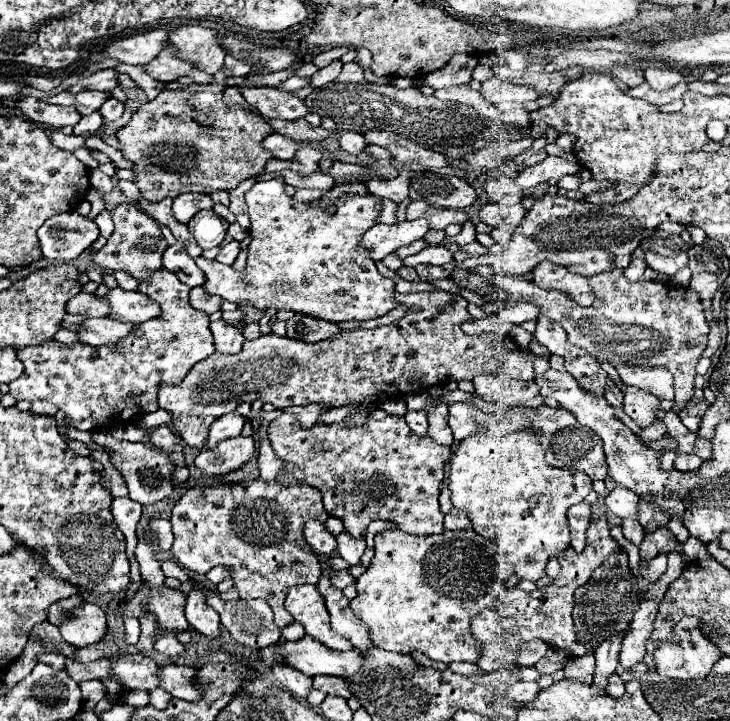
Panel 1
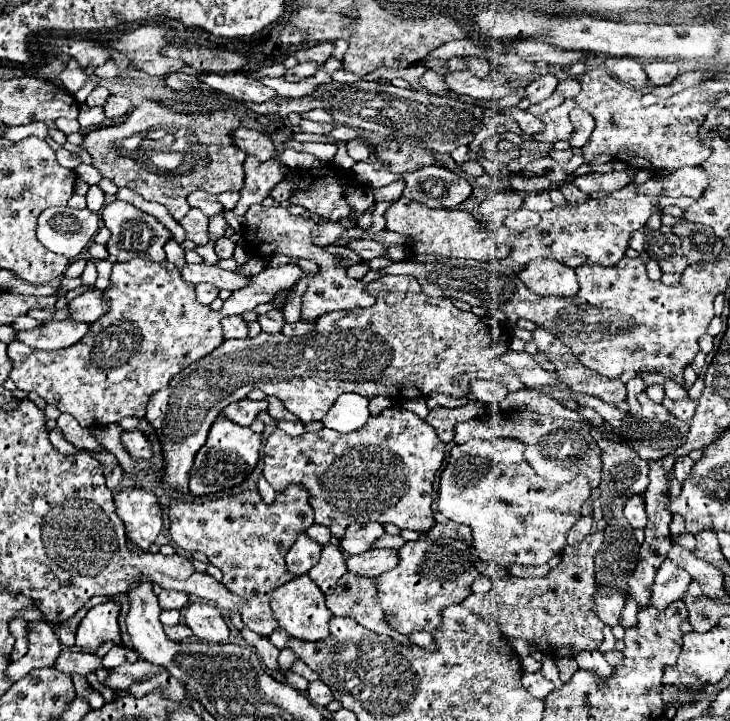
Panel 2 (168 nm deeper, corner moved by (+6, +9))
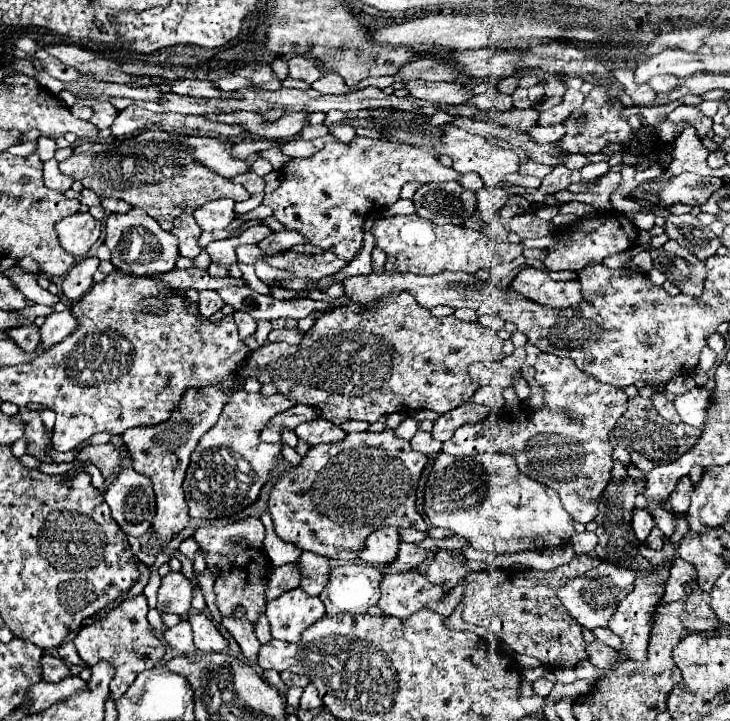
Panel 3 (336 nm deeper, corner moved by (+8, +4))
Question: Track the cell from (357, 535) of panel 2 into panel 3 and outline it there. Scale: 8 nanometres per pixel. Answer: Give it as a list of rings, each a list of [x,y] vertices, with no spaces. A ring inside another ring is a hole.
[[[384,527],[374,531],[372,535],[366,537],[364,541],[364,549],[360,551],[358,561],[364,565],[384,565],[394,561],[396,551],[400,545],[400,537],[398,537],[398,529],[396,527]]]

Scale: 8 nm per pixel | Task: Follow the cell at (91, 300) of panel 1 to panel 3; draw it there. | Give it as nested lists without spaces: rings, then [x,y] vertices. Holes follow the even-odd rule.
[[[36,323],[14,327],[14,329],[8,329],[8,337],[20,343],[20,347],[24,349],[36,349],[40,345],[40,327]]]

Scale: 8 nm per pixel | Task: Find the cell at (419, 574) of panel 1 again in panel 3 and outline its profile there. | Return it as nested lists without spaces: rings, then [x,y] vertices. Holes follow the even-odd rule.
[[[420,569],[384,577],[380,591],[382,597],[378,607],[384,611],[384,615],[398,617],[402,621],[424,609],[428,603],[442,601],[446,597],[444,585],[430,583],[426,573]]]

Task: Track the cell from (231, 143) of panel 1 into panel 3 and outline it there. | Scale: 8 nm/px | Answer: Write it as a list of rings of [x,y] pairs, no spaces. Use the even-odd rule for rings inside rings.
[[[144,129],[134,137],[126,137],[112,143],[80,143],[74,147],[70,159],[60,163],[62,173],[74,175],[76,181],[82,179],[84,187],[92,189],[100,197],[116,197],[128,201],[132,207],[146,211],[154,217],[164,231],[172,229],[174,217],[188,211],[192,213],[206,201],[218,197],[230,197],[234,201],[244,201],[250,193],[232,179],[210,171],[198,163],[190,151],[192,147],[180,143],[178,135],[166,133],[162,129]]]

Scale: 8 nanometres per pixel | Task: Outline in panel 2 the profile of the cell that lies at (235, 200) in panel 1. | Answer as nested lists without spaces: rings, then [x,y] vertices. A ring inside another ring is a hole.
[[[250,156],[244,162],[244,172],[246,184],[240,192],[240,202],[234,208],[236,216],[244,216],[252,204],[260,204],[270,194],[270,190],[284,178],[282,164],[276,158],[260,162],[258,158]]]

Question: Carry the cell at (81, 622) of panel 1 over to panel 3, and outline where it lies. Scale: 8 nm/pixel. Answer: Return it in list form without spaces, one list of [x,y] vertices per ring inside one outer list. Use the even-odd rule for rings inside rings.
[[[138,595],[134,599],[124,601],[116,609],[112,609],[100,621],[82,627],[80,633],[74,637],[74,645],[78,649],[78,655],[86,661],[86,665],[92,667],[94,663],[106,659],[116,667],[116,675],[110,683],[110,697],[112,699],[118,699],[134,683],[134,679],[140,671],[154,667],[164,655],[164,645],[162,645],[162,641],[158,641],[154,637],[148,621],[146,621],[146,613],[148,613],[146,597]]]

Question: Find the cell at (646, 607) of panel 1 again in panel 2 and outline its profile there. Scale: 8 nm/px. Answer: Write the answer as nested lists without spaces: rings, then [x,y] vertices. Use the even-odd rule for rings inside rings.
[[[666,560],[656,574],[656,580],[654,580],[654,586],[652,586],[650,606],[664,610],[674,600],[680,600],[686,594],[690,582],[692,582],[692,578],[684,568],[680,568],[672,560]]]

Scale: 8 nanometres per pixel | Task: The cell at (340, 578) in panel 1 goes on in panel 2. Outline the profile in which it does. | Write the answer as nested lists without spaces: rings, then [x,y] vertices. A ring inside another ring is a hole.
[[[378,548],[378,550],[368,550],[366,554],[360,556],[350,556],[346,562],[352,572],[356,570],[358,574],[380,576],[392,570],[400,562],[400,556],[396,548]]]

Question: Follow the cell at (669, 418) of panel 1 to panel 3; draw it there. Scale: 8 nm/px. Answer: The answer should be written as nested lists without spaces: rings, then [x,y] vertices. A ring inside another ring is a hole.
[[[636,395],[634,399],[628,401],[628,411],[618,419],[614,427],[614,437],[618,445],[630,453],[632,463],[646,475],[652,467],[662,463],[672,463],[674,459],[684,455],[684,451],[688,451],[688,447],[692,447],[692,443],[696,443],[696,439],[700,437],[700,429],[688,427],[686,423],[676,425],[666,421],[656,411],[652,399]]]

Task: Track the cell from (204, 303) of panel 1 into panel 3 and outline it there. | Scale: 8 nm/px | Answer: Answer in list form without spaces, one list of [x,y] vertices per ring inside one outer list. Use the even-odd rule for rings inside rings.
[[[200,291],[200,313],[204,317],[214,315],[222,307],[224,307],[224,301],[216,291]]]

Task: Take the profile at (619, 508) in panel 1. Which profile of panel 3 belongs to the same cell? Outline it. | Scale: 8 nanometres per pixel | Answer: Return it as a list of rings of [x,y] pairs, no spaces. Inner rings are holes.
[[[636,507],[632,513],[632,529],[634,529],[638,541],[644,541],[648,537],[648,533],[652,531],[652,527],[654,527],[654,519],[648,515],[648,511]]]

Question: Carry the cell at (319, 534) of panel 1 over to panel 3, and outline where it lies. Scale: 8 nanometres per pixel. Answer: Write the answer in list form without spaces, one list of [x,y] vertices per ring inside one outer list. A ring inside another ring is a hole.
[[[296,561],[286,563],[282,567],[276,567],[274,575],[272,575],[272,583],[268,585],[268,601],[276,599],[278,595],[300,587],[300,567]]]

